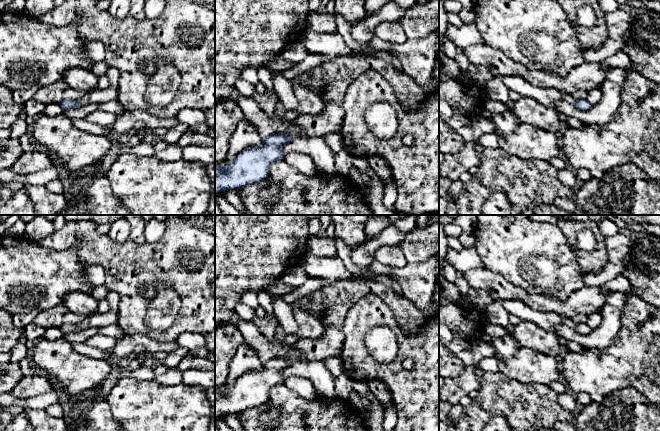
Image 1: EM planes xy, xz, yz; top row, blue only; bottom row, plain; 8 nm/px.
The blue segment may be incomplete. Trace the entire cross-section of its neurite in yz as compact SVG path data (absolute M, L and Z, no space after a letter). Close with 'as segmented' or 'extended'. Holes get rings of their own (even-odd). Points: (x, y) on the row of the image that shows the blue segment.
M562 93L562 99L566 100L570 104L573 104L580 110L589 110L591 108L591 104L587 100L577 100L575 99L572 94Z; extended

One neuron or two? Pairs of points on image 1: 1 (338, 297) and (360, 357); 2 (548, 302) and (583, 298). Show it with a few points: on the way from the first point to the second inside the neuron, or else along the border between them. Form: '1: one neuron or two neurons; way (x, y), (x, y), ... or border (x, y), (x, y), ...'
1: two neurons; border (360, 298), (347, 313), (341, 327)
2: one neuron; way (557, 304), (574, 304)

